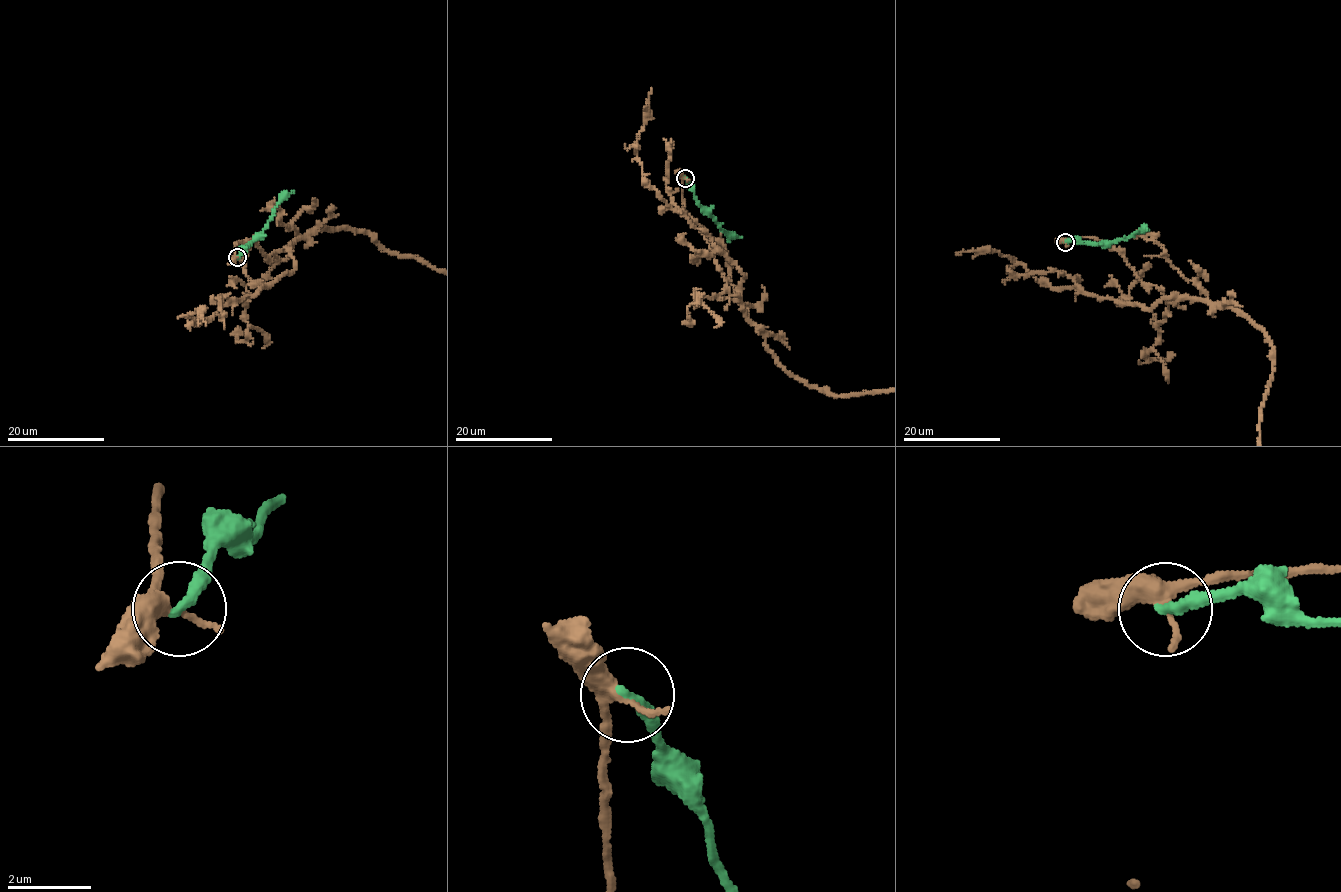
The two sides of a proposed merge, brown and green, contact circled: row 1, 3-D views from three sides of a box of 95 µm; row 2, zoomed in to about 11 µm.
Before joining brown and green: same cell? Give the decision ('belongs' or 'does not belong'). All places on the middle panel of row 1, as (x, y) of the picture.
does not belong

